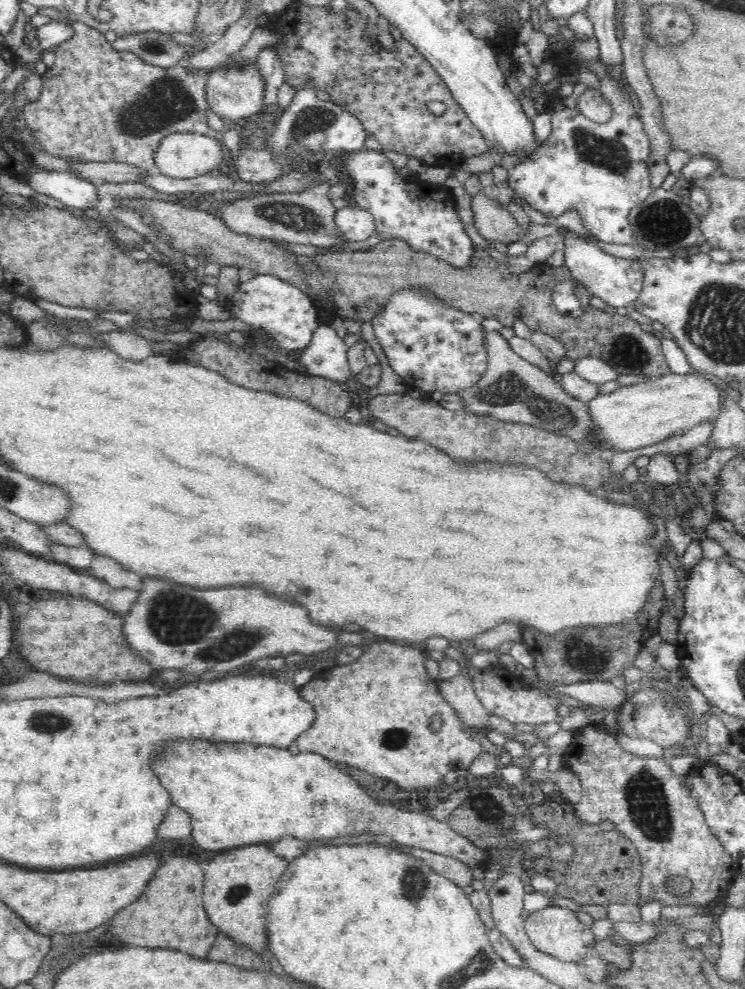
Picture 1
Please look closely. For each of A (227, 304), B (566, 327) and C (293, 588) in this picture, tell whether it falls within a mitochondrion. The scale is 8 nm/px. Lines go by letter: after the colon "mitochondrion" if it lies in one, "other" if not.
A: other
B: other
C: mitochondrion

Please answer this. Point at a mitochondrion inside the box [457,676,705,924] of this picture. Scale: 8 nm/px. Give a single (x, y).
(645, 794)

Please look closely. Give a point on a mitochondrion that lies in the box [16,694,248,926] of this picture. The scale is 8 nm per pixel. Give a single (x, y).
(47, 724)

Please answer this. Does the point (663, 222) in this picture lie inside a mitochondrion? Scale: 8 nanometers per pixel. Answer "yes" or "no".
yes

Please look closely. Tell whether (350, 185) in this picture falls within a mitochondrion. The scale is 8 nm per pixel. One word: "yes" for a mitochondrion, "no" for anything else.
no

